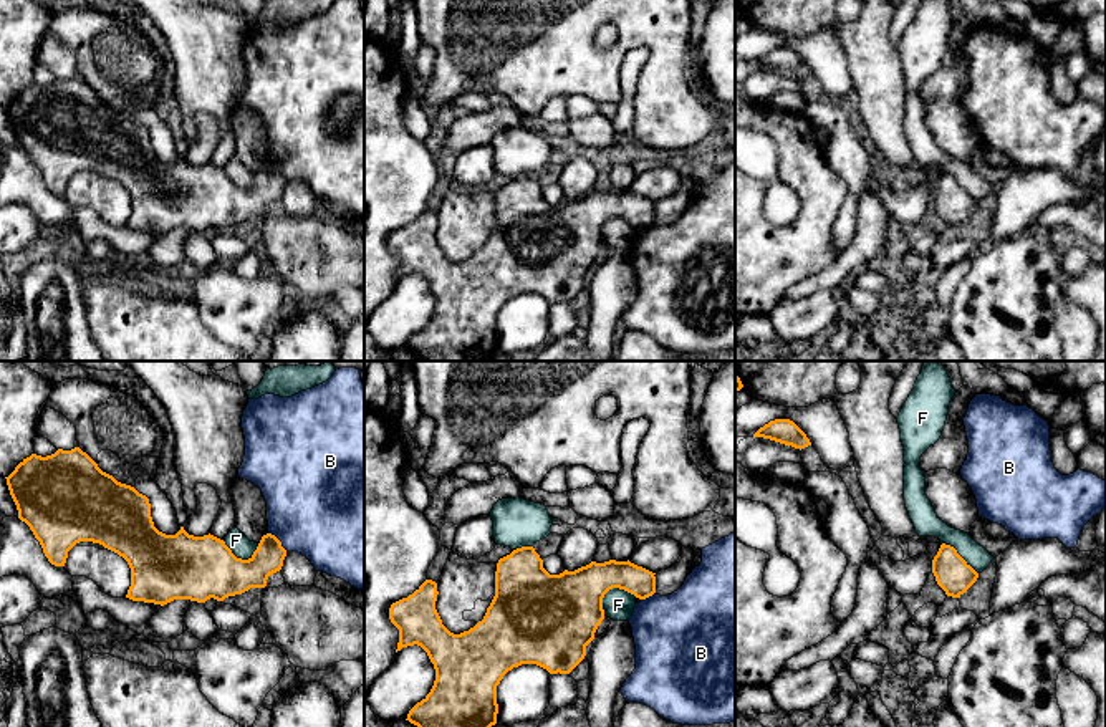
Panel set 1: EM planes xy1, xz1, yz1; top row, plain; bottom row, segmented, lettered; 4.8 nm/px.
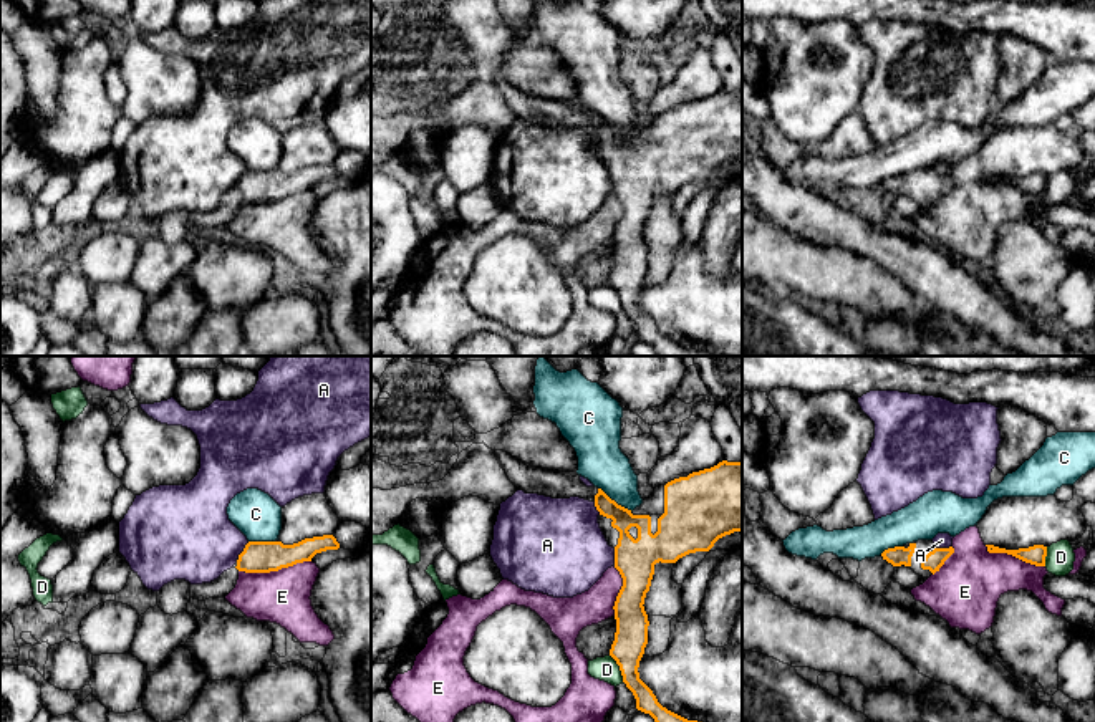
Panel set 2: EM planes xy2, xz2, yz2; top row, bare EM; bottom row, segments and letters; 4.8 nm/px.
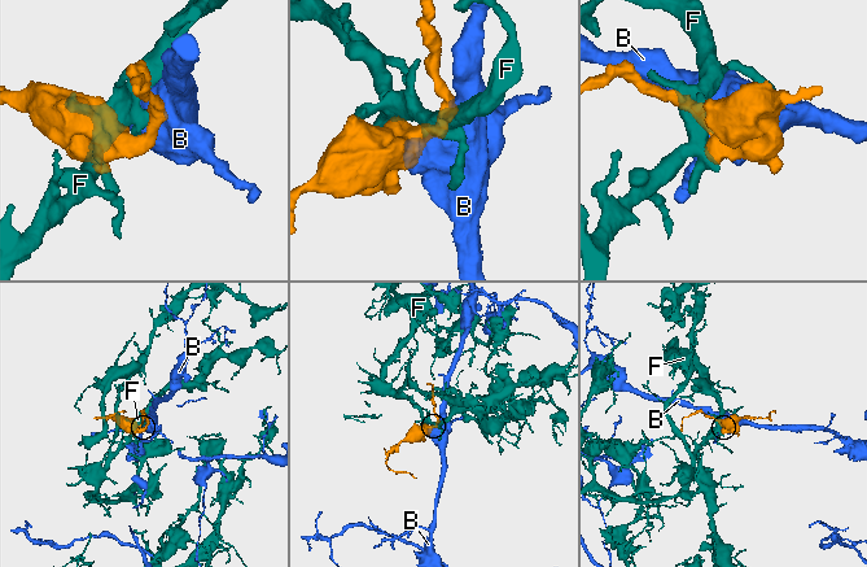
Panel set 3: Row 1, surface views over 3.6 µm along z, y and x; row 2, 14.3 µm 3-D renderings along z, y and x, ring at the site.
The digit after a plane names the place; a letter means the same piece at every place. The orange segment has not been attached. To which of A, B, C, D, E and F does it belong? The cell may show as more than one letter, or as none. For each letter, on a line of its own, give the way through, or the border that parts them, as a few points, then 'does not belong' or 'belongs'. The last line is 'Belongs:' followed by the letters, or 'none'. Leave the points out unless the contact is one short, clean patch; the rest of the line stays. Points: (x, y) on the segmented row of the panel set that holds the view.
A: does not belong
B: does not belong
C: does not belong
D: border along xz2 (610, 654), (623, 681); does not belong
E: does not belong
F: does not belong
Belongs: none

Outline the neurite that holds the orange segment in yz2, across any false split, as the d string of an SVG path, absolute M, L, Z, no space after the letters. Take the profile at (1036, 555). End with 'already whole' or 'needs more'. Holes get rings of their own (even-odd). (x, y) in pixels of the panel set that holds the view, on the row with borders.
M986 545L986 546L989 553L1007 553L1025 563L1030 563L1035 566L1045 566L1047 546L1044 545L1034 545L1029 548L1019 548L1019 550L1006 550L994 545Z; already whole

